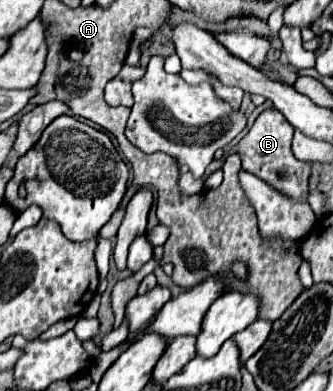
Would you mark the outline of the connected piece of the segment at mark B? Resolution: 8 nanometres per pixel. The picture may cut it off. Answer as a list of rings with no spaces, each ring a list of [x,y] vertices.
[[[273,107],[265,109],[259,113],[255,123],[251,125],[249,133],[233,147],[229,153],[239,151],[241,153],[241,163],[243,169],[257,175],[265,183],[269,183],[273,189],[281,191],[285,197],[291,197],[295,201],[307,201],[309,195],[309,175],[311,175],[311,163],[309,161],[299,161],[291,153],[291,141],[293,141],[293,127],[291,123]]]

